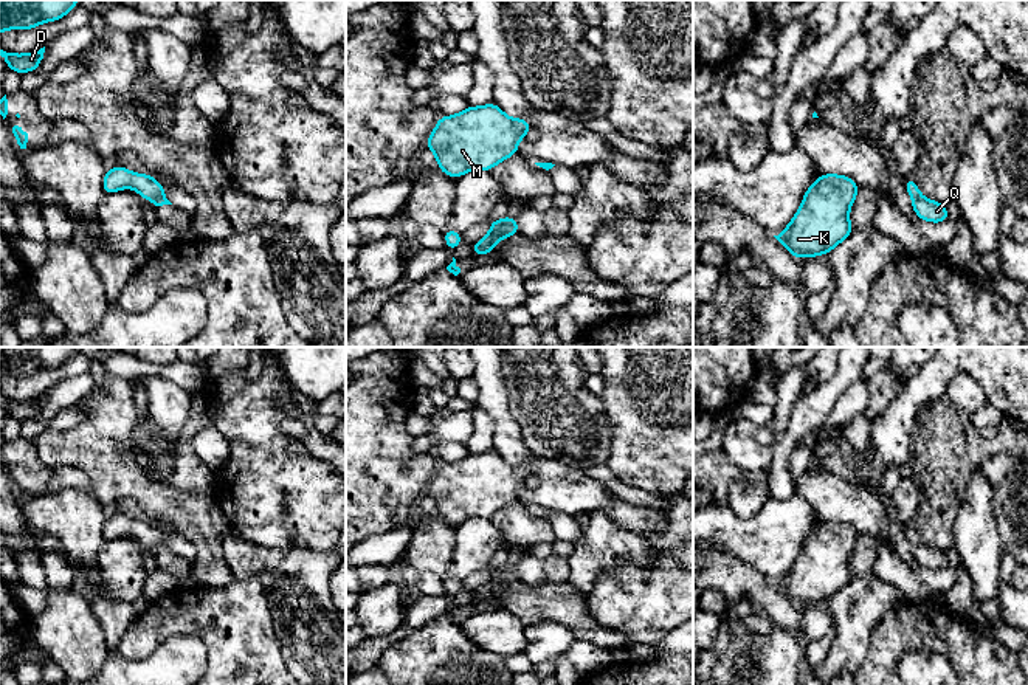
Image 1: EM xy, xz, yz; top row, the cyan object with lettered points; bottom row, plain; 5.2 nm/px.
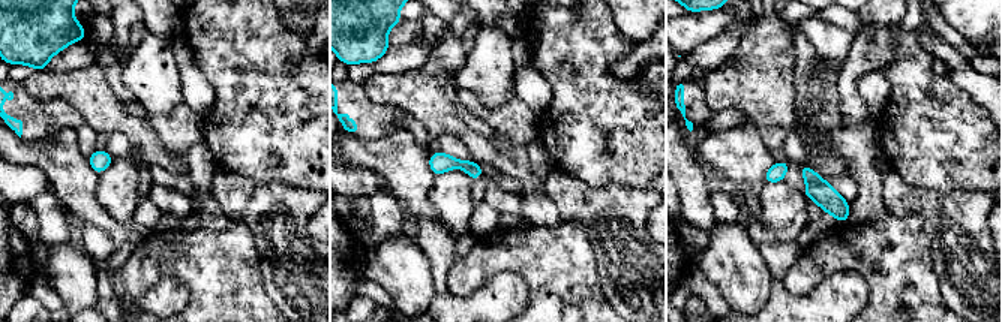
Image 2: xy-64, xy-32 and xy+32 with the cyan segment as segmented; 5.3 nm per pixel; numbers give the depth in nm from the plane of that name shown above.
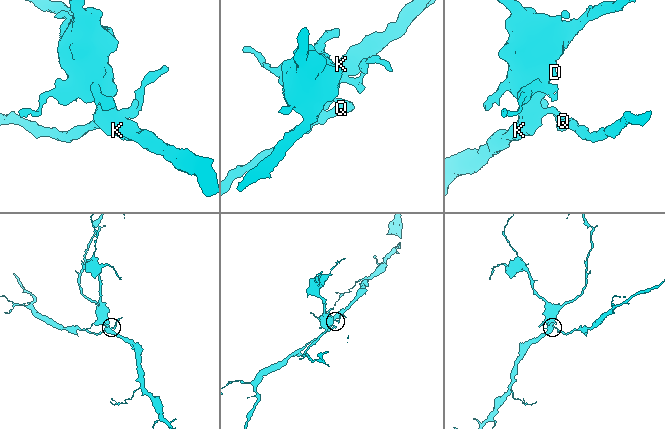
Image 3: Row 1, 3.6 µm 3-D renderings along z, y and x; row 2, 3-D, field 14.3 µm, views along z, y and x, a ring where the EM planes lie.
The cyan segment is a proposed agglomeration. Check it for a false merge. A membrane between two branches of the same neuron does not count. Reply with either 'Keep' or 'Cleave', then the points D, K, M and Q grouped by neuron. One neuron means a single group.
Cleave. Groups: D K M / Q

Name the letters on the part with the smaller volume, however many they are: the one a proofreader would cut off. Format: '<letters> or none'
Q

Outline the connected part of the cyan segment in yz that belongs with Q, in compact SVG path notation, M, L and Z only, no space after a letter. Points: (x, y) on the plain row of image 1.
M923 542L912 547L912 555L918 566L941 570L949 567L947 553L933 547L929 547Z

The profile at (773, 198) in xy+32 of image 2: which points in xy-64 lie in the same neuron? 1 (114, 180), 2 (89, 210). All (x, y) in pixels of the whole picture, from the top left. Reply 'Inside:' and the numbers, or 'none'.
Inside: 1

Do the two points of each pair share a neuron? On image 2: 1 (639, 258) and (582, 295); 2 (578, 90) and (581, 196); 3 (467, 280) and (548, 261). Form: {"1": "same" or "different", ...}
{"1": "different", "2": "different", "3": "same"}

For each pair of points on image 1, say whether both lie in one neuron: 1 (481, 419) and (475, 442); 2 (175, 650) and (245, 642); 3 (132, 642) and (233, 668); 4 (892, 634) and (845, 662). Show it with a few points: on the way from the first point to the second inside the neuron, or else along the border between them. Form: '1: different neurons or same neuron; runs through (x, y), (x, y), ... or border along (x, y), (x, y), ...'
1: same neuron; runs through (481, 425), (481, 436)
2: different neurons; border along (169, 637), (196, 636), (205, 648), (206, 668)
3: same neuron; runs through (160, 625), (199, 625), (214, 640)
4: different neurons; border along (886, 614), (873, 628), (867, 659), (858, 668)

